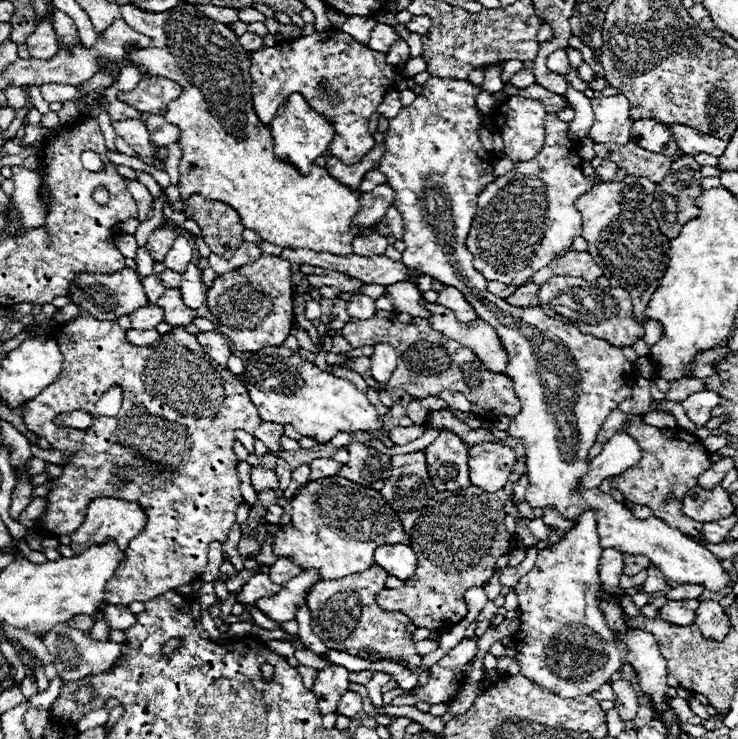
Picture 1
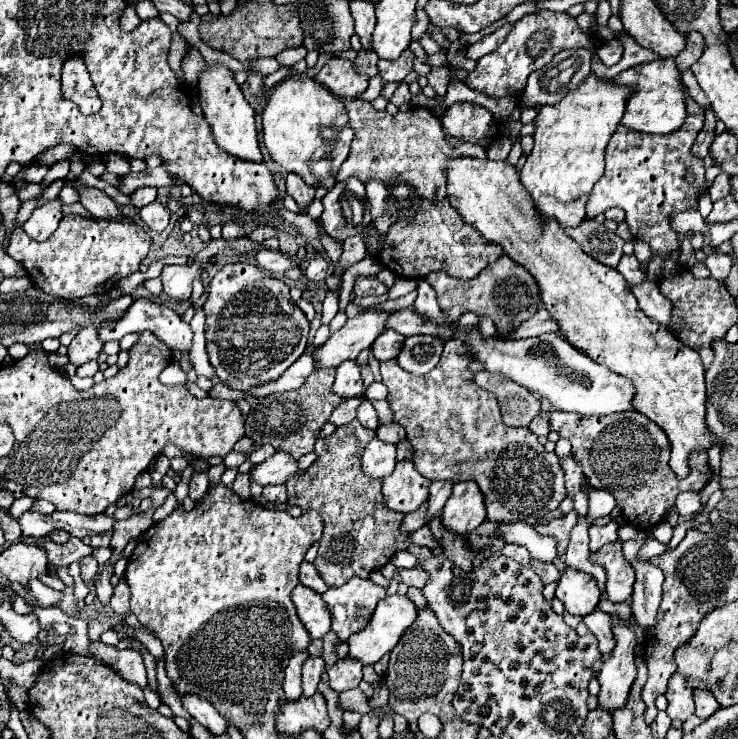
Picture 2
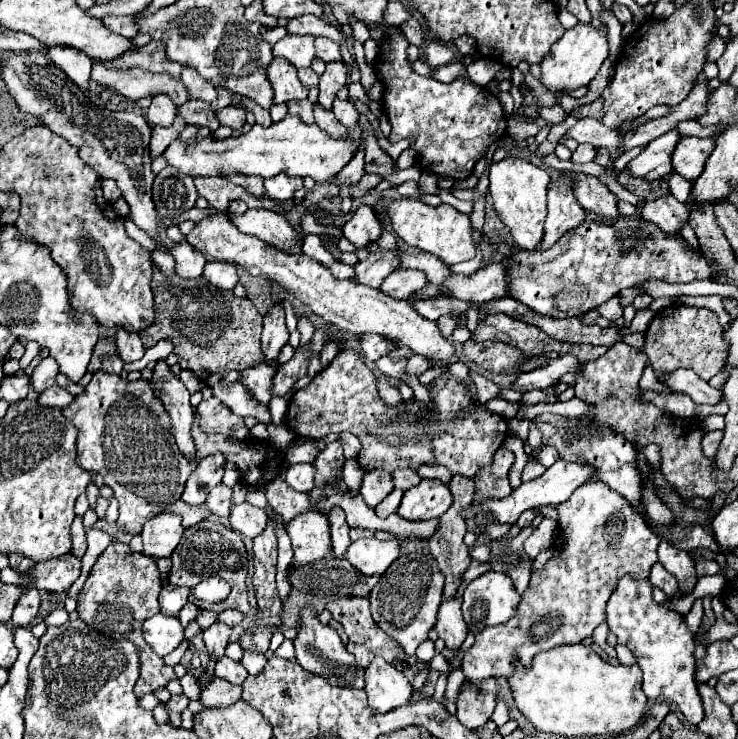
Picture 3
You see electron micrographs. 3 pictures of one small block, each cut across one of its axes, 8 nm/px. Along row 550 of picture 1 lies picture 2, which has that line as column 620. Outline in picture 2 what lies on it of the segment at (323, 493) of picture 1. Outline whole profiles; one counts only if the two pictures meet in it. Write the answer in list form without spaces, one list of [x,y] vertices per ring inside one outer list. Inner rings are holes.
[[[452,158],[448,164],[448,200],[460,212],[460,216],[476,226],[476,230],[490,242],[498,242],[504,246],[504,252],[518,264],[522,264],[538,282],[540,298],[550,312],[552,320],[560,324],[560,330],[566,334],[566,340],[572,342],[580,352],[588,354],[594,362],[608,366],[612,372],[630,378],[636,386],[634,408],[656,422],[672,444],[670,468],[678,478],[684,478],[690,472],[688,456],[692,450],[708,450],[712,444],[718,444],[716,438],[708,432],[704,422],[706,416],[706,386],[704,386],[704,368],[700,354],[684,346],[668,328],[658,322],[648,320],[648,316],[640,310],[636,298],[626,288],[626,280],[616,268],[608,268],[594,258],[590,258],[572,238],[564,234],[558,222],[540,222],[536,214],[536,206],[532,206],[532,198],[524,186],[520,186],[520,178],[514,166],[506,160],[476,160],[476,158]]]

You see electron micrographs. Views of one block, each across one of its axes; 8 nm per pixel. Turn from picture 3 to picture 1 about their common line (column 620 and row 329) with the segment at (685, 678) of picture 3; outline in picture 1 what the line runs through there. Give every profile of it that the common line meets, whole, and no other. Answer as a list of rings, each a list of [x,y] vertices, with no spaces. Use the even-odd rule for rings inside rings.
[[[552,276],[540,286],[538,298],[542,300],[542,308],[550,318],[562,320],[566,324],[582,324],[582,332],[598,336],[616,348],[634,346],[636,340],[644,338],[644,326],[636,322],[632,300],[622,288],[598,288],[584,278],[574,276]]]

